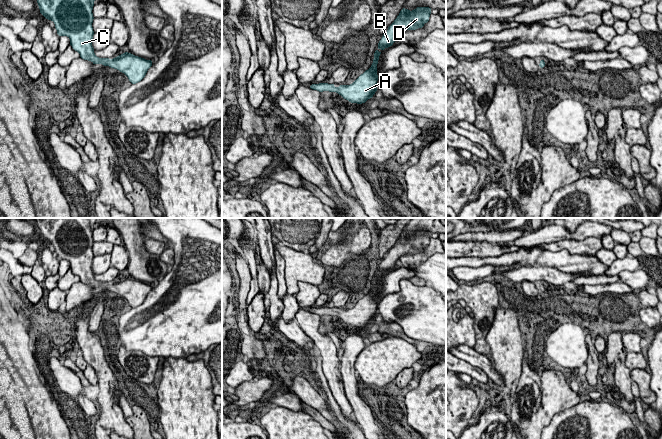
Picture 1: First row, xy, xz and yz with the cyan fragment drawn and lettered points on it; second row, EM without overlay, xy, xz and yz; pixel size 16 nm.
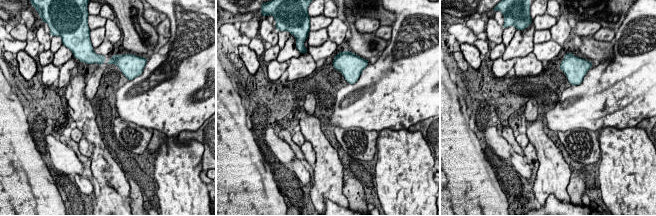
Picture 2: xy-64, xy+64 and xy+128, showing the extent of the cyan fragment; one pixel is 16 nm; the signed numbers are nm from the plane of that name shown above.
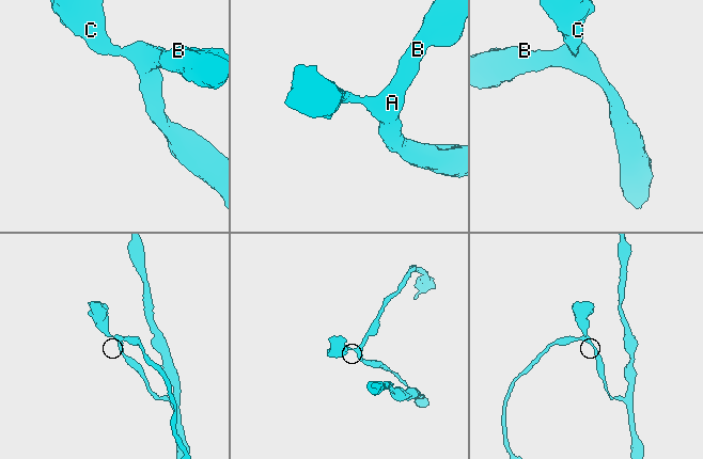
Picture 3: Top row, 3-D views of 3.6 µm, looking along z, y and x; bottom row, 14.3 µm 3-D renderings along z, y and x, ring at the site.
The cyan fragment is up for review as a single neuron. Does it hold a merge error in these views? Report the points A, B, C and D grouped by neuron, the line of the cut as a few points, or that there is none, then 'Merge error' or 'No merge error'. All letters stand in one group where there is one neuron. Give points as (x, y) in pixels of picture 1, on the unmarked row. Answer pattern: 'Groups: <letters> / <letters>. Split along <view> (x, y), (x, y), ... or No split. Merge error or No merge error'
Groups: A B C D. No split. No merge error

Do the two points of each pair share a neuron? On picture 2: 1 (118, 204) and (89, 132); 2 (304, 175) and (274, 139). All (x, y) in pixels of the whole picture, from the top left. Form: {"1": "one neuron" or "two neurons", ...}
{"1": "one neuron", "2": "one neuron"}

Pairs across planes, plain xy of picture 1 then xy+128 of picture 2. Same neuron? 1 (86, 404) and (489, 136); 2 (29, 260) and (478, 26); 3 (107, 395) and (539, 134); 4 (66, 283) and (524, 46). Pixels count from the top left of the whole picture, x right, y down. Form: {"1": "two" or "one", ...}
{"1": "one", "2": "one", "3": "one", "4": "one"}

